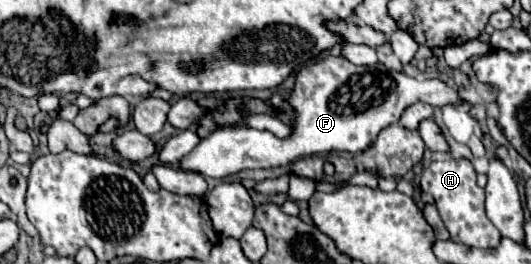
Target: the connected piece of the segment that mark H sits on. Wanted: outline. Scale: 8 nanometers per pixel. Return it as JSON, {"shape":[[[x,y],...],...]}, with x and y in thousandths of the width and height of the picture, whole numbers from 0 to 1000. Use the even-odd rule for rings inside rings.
{"shape":[[[825,602],[814,610],[795,648],[791,678],[795,731],[810,731],[821,754],[829,822],[847,875],[855,920],[874,920],[881,936],[934,936],[942,913],[942,875],[919,837],[913,803],[913,723],[896,701],[896,648],[881,602]]]}

